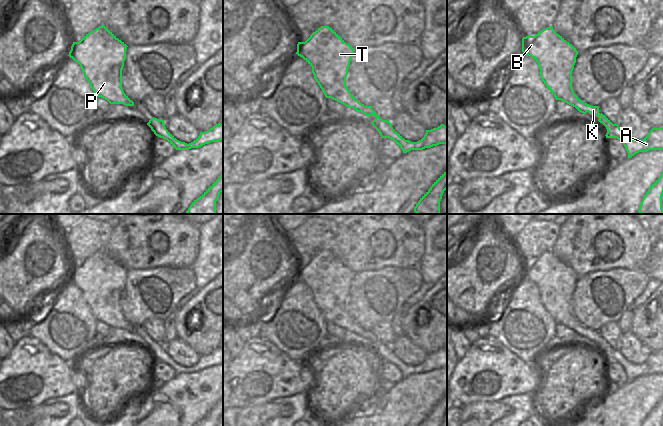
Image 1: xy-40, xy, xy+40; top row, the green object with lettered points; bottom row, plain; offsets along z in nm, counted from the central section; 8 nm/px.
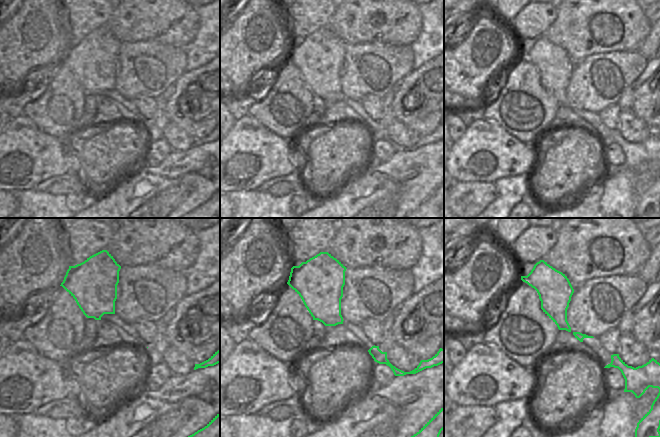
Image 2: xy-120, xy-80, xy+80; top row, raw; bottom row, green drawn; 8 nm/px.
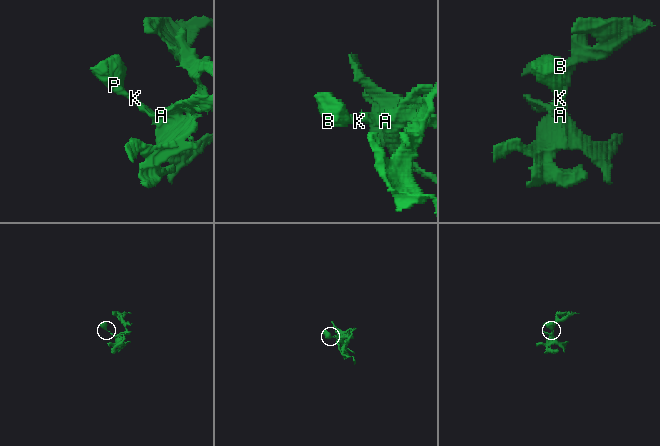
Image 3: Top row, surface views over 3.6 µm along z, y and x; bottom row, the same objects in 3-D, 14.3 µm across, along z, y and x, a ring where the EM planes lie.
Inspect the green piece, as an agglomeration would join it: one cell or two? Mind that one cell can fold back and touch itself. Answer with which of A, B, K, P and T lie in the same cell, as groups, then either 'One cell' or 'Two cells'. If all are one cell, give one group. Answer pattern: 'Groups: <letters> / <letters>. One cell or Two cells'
Groups: A K / B P T. Two cells

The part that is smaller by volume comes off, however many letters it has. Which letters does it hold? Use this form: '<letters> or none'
B, P, T

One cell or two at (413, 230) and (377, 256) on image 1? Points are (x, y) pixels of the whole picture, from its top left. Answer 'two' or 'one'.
one

